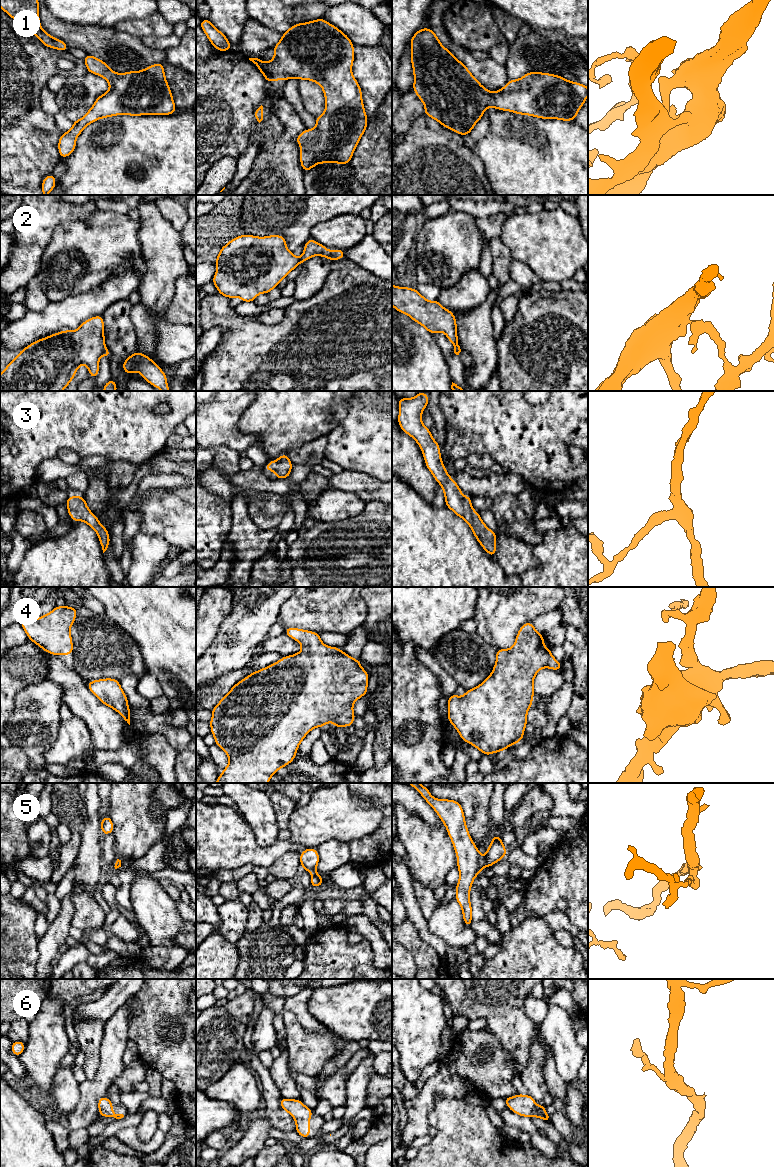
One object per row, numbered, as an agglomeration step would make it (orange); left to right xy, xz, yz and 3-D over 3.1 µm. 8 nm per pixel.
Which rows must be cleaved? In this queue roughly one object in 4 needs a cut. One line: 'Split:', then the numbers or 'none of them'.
Split: 2, 5

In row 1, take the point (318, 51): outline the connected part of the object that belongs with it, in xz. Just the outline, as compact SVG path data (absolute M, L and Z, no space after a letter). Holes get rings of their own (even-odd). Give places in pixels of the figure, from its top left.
M320 18L294 24L282 34L281 40L273 48L274 58L271 61L249 58L264 75L266 82L291 78L310 80L322 87L325 96L325 110L322 115L316 116L315 128L307 128L295 139L300 145L300 164L304 172L316 164L350 164L368 124L362 90L352 74L354 44L340 29Z

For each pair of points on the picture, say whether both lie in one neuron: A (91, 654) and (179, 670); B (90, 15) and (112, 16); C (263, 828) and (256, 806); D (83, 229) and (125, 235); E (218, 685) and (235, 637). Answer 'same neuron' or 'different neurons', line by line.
A: different neurons
B: same neuron
C: same neuron
D: same neuron
E: different neurons

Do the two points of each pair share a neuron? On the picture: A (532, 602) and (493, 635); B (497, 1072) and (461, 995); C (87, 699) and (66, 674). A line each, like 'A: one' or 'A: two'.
A: one
B: two
C: one

